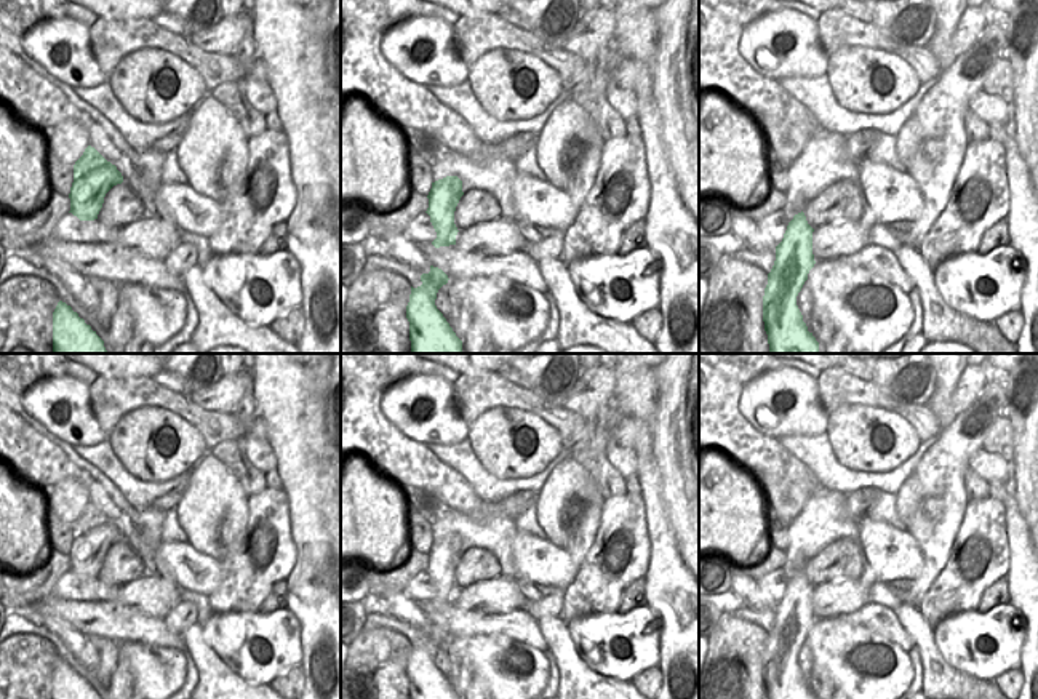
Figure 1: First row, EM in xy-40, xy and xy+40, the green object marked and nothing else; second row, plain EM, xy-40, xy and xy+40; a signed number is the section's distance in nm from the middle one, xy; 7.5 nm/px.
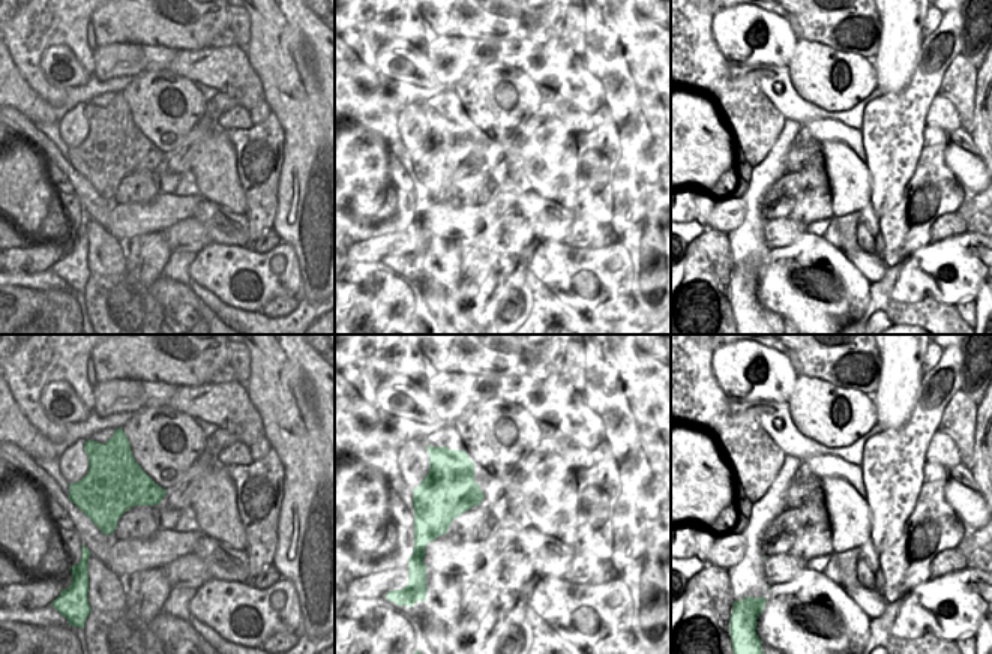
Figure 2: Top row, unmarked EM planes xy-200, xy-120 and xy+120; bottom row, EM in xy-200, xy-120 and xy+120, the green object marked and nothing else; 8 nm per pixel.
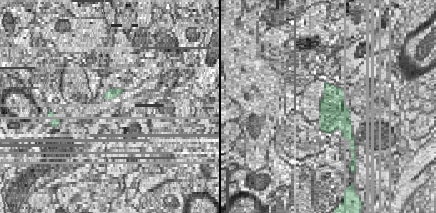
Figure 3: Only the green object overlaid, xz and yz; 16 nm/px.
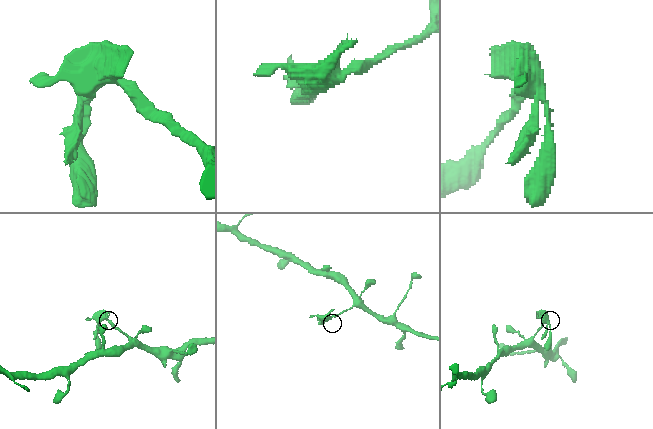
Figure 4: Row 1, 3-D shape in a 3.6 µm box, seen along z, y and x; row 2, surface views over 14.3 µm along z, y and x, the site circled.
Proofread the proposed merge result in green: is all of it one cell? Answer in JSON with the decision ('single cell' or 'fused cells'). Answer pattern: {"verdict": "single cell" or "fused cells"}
{"verdict": "single cell"}

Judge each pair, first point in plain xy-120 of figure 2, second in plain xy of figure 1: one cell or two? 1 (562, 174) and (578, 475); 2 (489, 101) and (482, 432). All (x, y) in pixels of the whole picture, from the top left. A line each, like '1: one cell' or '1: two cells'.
1: one cell
2: one cell

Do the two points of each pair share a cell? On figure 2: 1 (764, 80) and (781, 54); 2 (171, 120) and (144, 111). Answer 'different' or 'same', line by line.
1: different
2: same

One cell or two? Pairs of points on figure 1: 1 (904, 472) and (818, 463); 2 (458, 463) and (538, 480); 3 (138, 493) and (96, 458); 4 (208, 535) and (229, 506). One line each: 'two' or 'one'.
1: one
2: one
3: one
4: one

